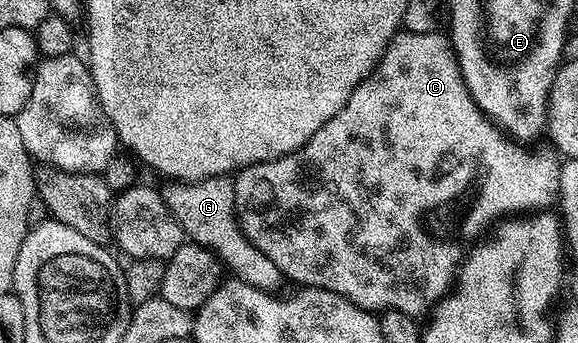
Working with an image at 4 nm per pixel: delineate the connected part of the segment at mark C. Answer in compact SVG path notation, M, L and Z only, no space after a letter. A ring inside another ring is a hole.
M399 31L398 35L390 40L390 45L384 50L384 54L378 65L372 70L372 74L368 74L368 78L364 78L364 82L360 82L356 86L356 90L352 90L348 102L344 102L342 109L332 118L328 118L328 122L324 122L324 126L320 126L320 130L316 130L316 134L312 134L312 138L303 148L298 148L295 152L289 152L288 155L275 160L250 164L237 173L234 180L234 211L237 223L240 225L243 235L250 240L251 244L256 245L268 258L272 258L272 262L276 262L276 266L280 266L282 275L287 281L295 280L298 286L323 288L329 292L335 292L343 296L344 299L351 300L356 307L363 308L365 312L381 314L388 310L398 310L415 318L422 318L422 315L425 317L434 305L451 291L460 265L468 256L468 249L475 242L483 239L481 234L454 234L454 232L452 234L440 234L440 216L442 216L442 212L446 212L446 210L440 210L440 208L456 206L456 200L454 202L448 200L448 198L454 196L454 186L446 186L444 174L448 174L448 172L456 174L456 170L454 170L456 160L462 158L460 148L466 154L468 152L466 146L472 144L474 140L482 140L482 138L490 140L492 148L496 148L498 144L504 146L504 156L498 158L504 164L504 168L496 168L496 170L504 170L504 174L502 174L504 176L504 186L500 186L502 192L498 192L498 194L496 194L496 188L492 186L494 194L488 194L488 196L484 194L480 204L478 202L470 204L466 200L464 200L464 204L458 204L458 206L478 206L476 212L472 214L472 220L474 220L472 226L478 224L478 226L492 228L500 216L508 216L516 212L534 214L539 210L549 209L546 207L557 201L558 191L560 190L560 170L562 169L559 157L553 151L550 151L551 153L533 152L530 148L524 148L516 144L517 141L511 139L494 120L482 111L478 103L472 98L472 94L464 82L458 59L454 53L454 45L451 44L449 35L443 34L441 31Z

